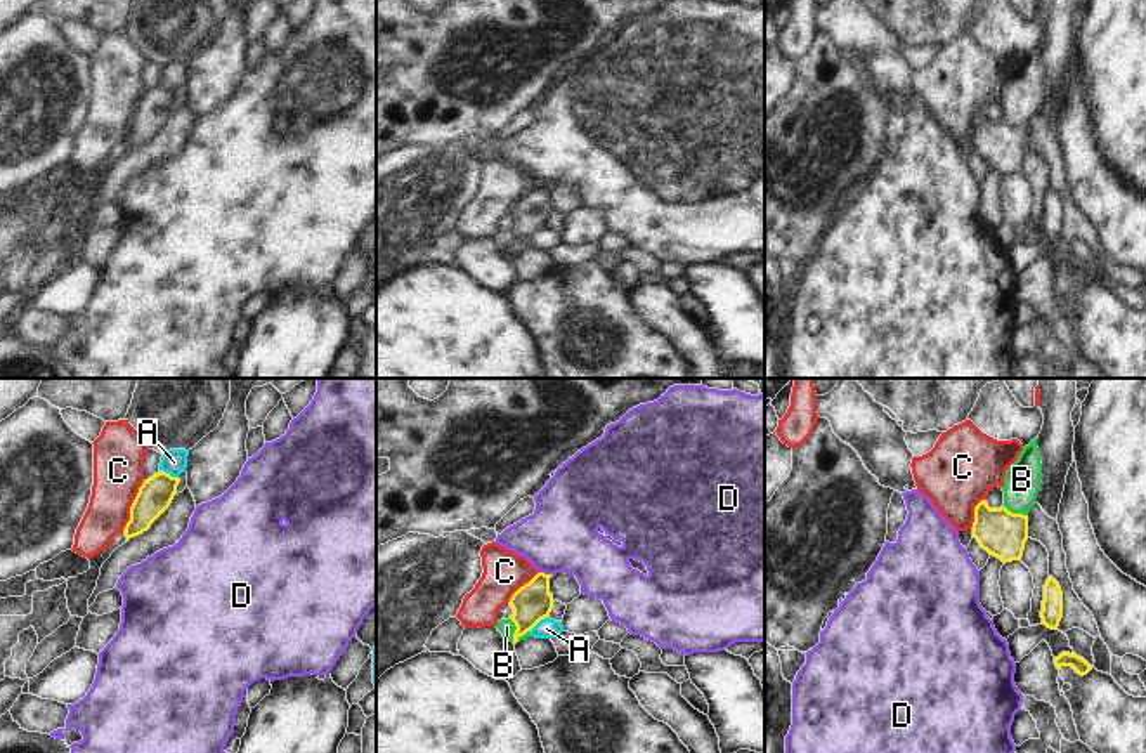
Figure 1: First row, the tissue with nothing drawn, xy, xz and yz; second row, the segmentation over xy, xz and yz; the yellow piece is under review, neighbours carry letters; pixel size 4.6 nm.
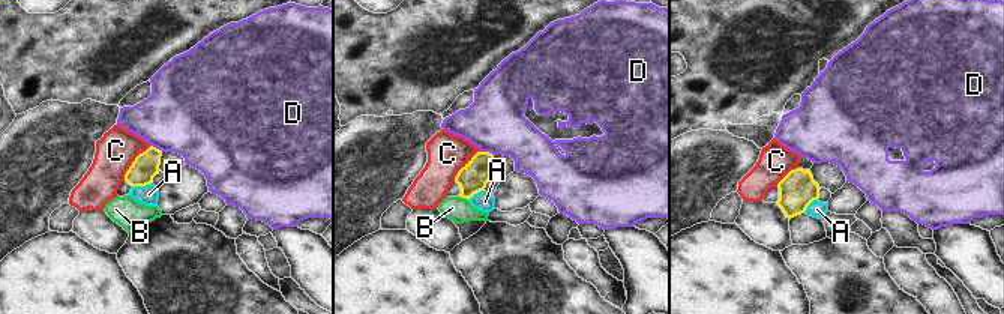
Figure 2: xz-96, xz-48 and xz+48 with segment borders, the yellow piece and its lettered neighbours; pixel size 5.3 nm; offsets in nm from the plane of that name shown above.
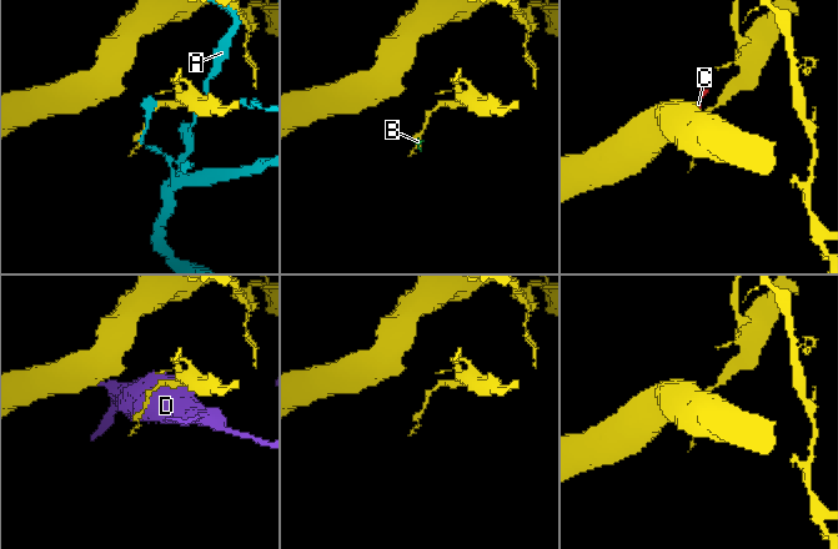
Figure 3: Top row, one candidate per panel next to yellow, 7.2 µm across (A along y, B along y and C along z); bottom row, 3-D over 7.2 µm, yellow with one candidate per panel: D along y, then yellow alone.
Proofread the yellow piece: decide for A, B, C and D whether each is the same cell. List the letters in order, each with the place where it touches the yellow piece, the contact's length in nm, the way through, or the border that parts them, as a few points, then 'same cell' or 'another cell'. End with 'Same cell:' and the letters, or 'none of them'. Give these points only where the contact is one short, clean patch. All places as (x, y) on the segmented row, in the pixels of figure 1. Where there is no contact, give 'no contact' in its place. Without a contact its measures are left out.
A: meets yellow in xz at (538, 622); contact 120 nm long; another cell
B: meets yellow in xz at (515, 630); contact 110 nm long; border along xz (508, 618), (515, 627), (514, 641); another cell
C: meets yellow in xy at (130, 507); contact 260 nm long; another cell
D: meets yellow in xz at (543, 573); contact 70 nm long; another cell
Same cell: none of them

